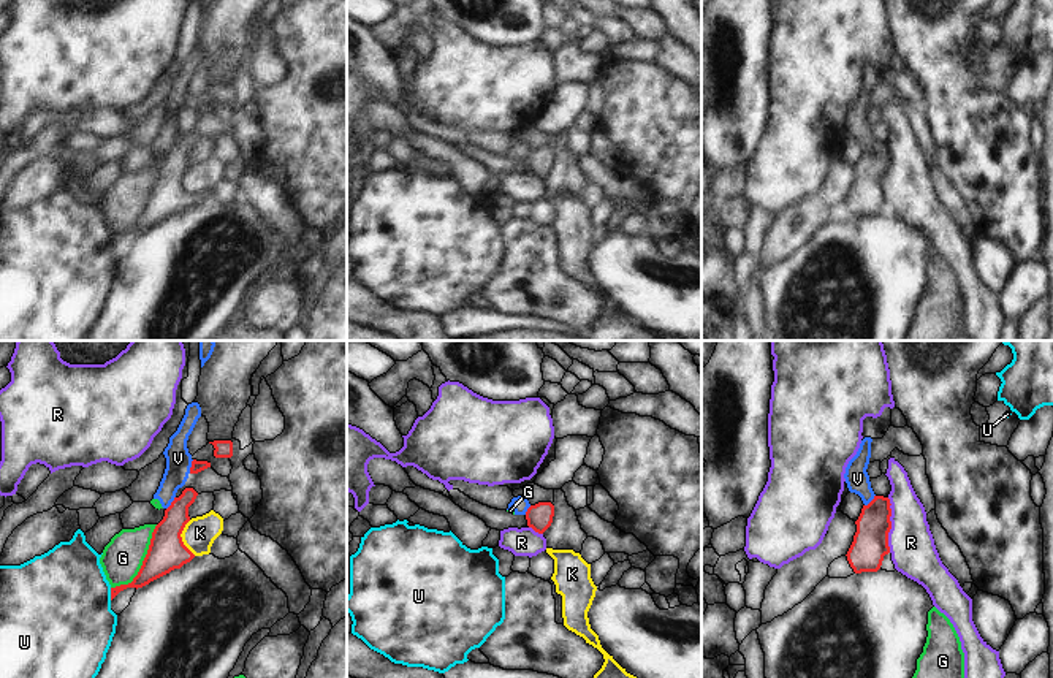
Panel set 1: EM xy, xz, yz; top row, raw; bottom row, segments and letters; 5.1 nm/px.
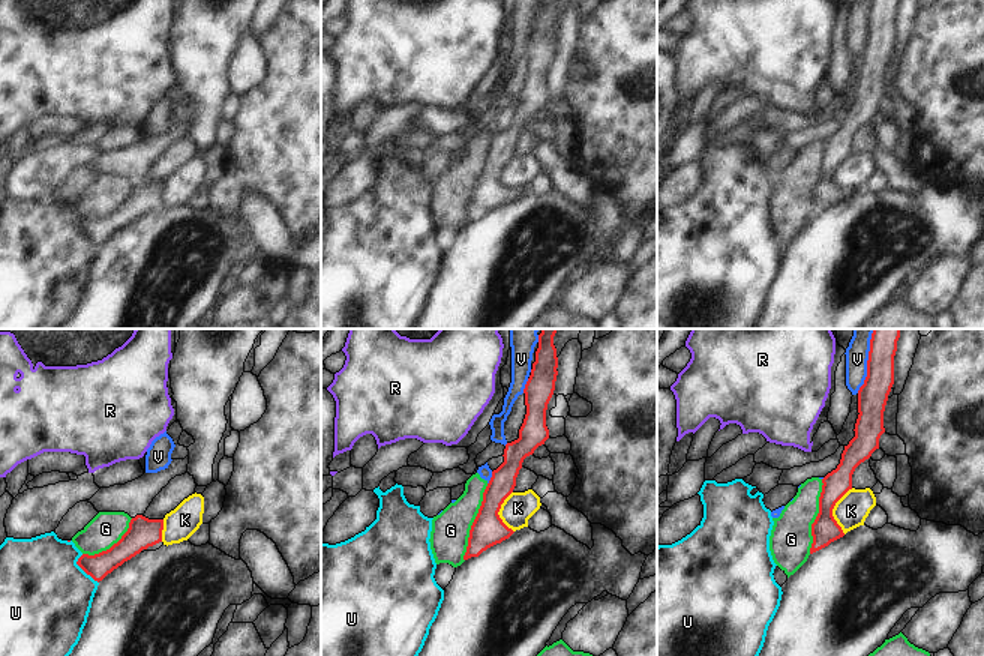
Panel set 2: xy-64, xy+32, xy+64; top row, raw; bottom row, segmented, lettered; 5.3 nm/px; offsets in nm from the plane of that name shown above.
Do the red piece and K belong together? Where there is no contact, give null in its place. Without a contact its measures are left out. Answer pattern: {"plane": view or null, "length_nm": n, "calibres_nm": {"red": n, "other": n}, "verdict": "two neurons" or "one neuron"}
{"plane": "xy", "length_nm": 190, "calibres_nm": {"red": 190, "other": 160}, "verdict": "two neurons"}

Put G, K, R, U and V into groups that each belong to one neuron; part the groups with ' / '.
G V / K / R / U

